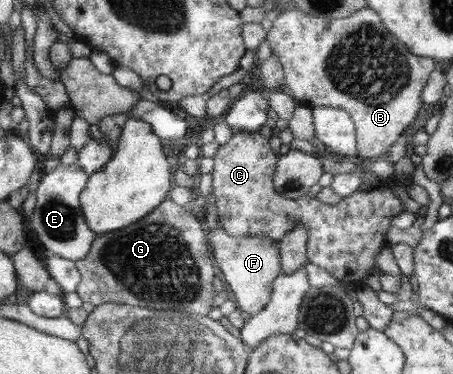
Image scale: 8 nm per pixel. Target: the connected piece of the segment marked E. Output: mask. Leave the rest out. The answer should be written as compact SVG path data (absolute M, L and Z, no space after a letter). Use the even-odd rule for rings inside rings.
M60 162L52 172L42 173L35 193L36 207L29 220L48 254L76 263L90 252L97 235L86 224L79 201L88 180L89 175L77 163L65 165Z

